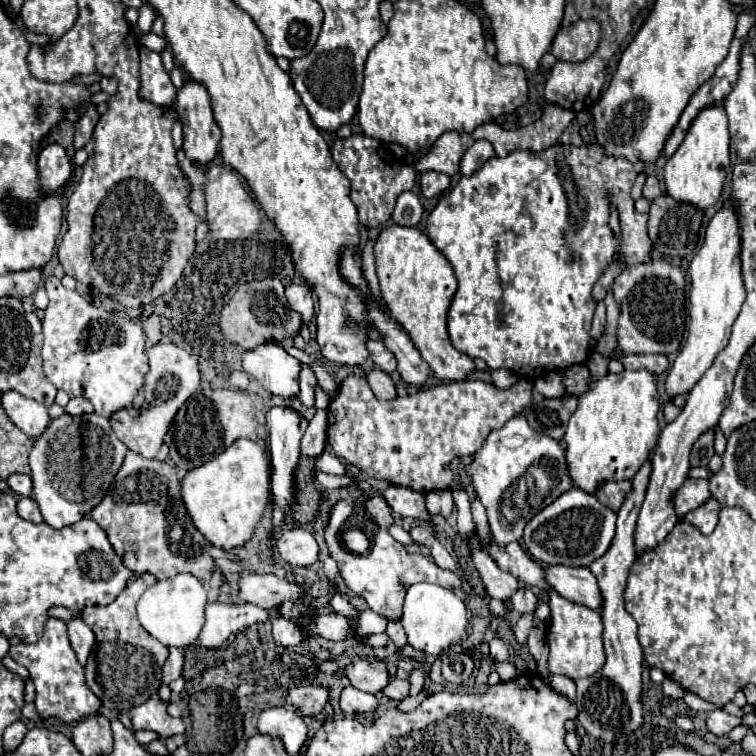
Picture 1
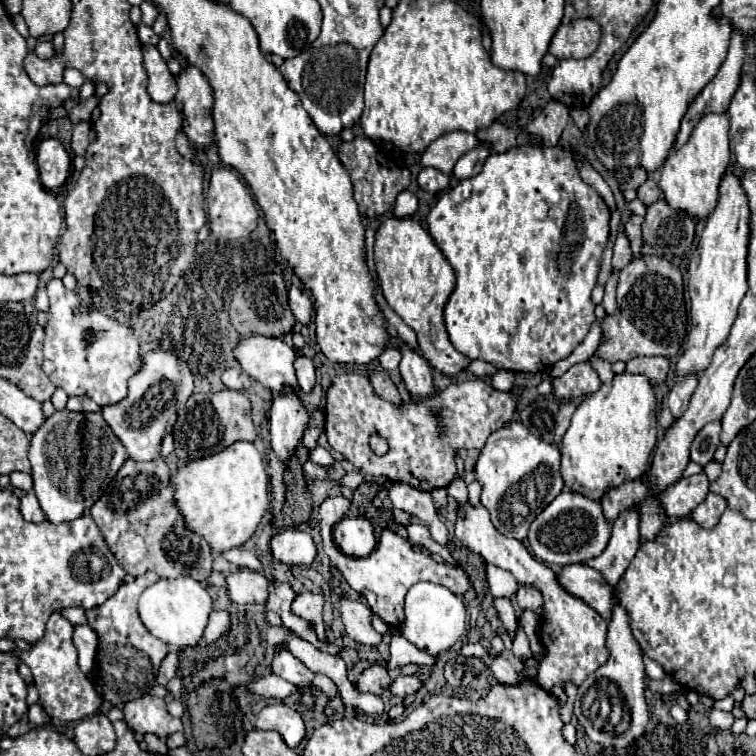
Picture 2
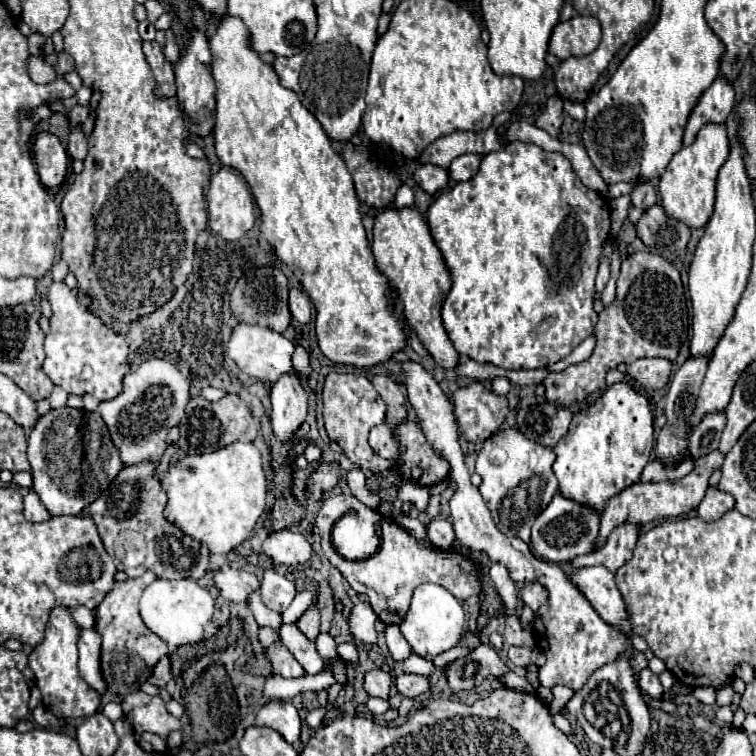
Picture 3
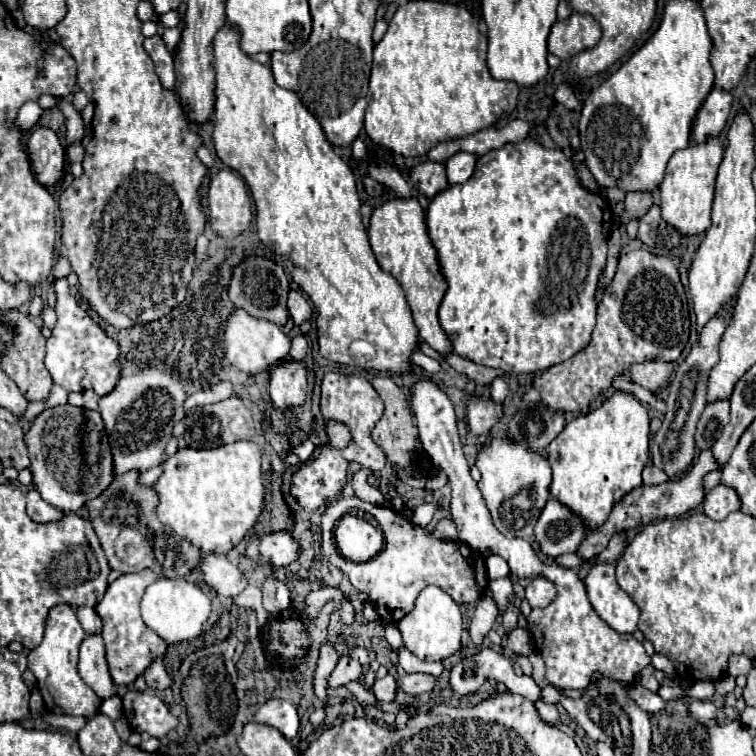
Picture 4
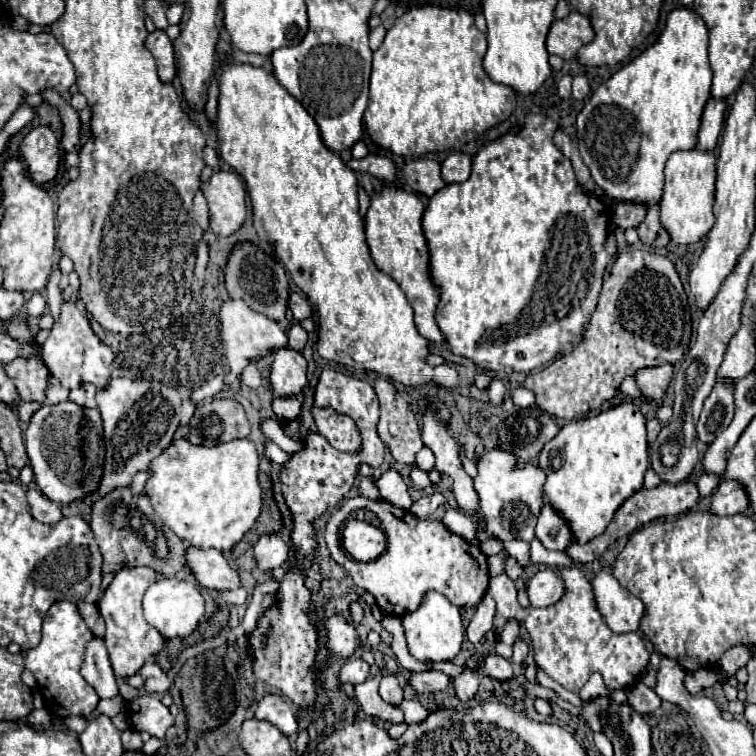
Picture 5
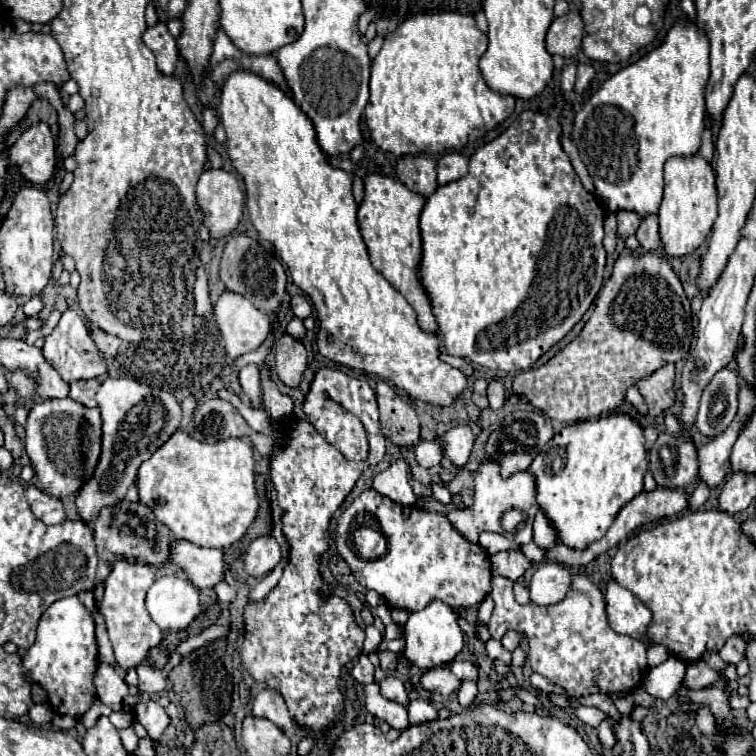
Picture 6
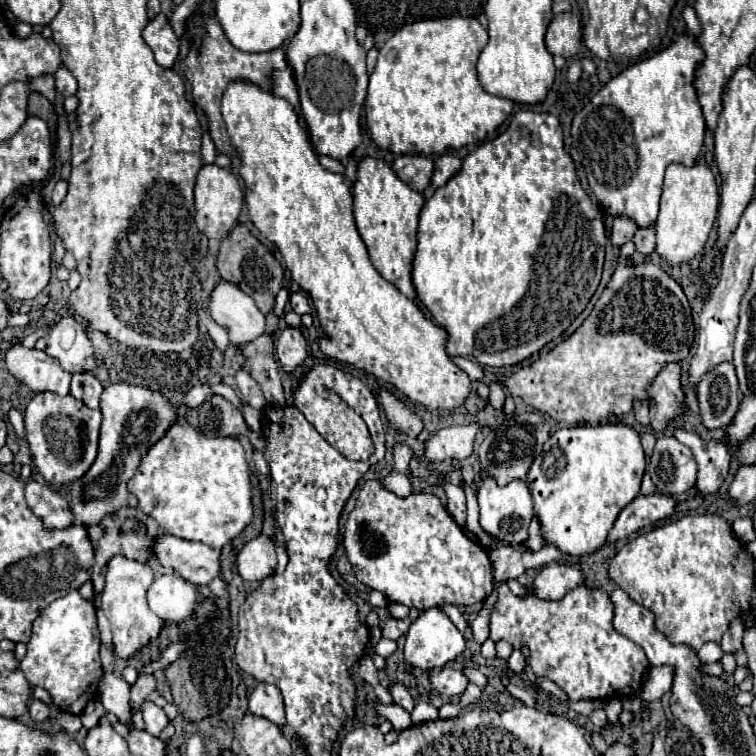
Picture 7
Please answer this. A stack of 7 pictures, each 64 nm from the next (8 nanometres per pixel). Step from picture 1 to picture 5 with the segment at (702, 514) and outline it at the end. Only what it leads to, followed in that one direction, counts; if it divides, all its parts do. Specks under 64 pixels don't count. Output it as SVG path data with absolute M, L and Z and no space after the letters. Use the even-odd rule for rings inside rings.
M720 482L716 492L710 498L710 512L716 516L730 516L744 512L748 508L748 498L744 498L744 490L740 490L738 482Z

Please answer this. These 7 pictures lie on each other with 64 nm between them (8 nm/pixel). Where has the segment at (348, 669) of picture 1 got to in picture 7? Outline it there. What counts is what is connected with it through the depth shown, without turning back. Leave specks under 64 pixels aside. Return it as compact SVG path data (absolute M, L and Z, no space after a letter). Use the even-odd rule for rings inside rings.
M394 682L394 684L390 684L390 686L388 686L388 692L392 694L392 698L394 698L394 702L396 702L396 704L400 704L404 710L412 712L412 708L414 708L414 700L412 700L410 692L404 688L404 684Z

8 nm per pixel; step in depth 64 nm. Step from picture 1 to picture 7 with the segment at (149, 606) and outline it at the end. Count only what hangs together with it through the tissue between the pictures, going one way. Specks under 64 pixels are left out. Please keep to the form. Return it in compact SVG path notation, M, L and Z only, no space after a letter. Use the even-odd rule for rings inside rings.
M162 574L148 588L148 606L164 624L180 624L194 614L196 586L178 574Z

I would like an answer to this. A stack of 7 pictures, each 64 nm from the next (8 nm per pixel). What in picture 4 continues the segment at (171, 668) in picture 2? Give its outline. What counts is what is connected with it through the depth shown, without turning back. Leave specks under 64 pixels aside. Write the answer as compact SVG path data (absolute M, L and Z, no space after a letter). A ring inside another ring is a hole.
M156 658L156 662L152 662L152 666L144 672L144 678L146 678L146 684L154 690L164 690L172 684L172 678L168 676L162 658Z

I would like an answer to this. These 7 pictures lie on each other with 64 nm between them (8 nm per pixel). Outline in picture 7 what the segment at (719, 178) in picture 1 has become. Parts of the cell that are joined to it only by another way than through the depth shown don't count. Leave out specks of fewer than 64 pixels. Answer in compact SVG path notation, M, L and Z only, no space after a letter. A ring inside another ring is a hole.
M698 160L694 166L670 164L666 168L660 214L656 220L656 252L668 264L682 264L694 258L706 244L718 214L718 186L712 170Z

